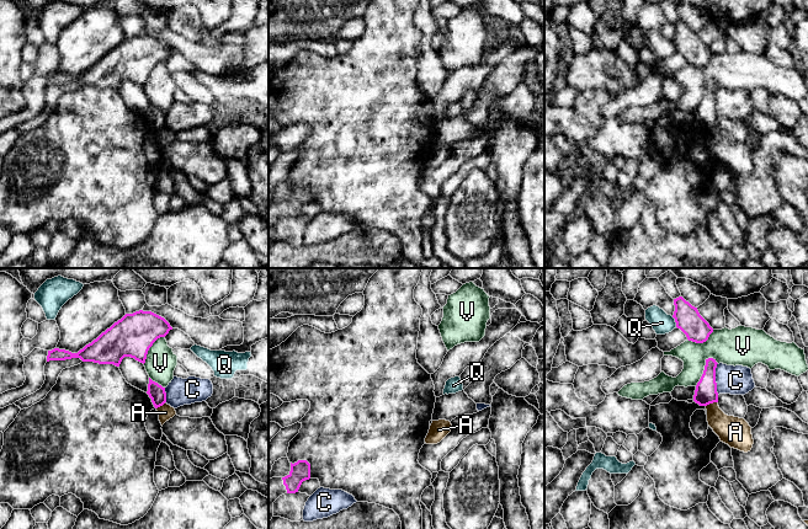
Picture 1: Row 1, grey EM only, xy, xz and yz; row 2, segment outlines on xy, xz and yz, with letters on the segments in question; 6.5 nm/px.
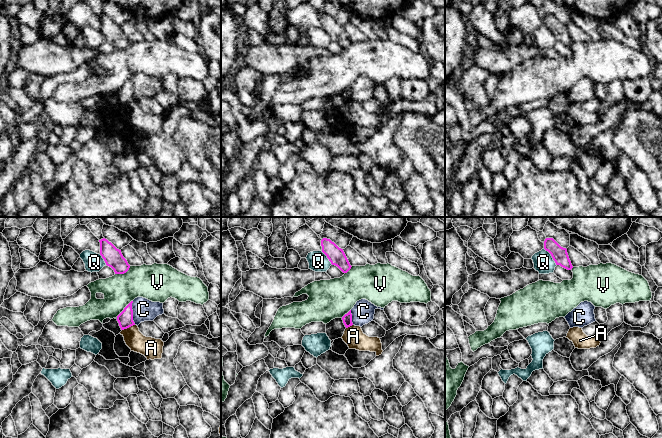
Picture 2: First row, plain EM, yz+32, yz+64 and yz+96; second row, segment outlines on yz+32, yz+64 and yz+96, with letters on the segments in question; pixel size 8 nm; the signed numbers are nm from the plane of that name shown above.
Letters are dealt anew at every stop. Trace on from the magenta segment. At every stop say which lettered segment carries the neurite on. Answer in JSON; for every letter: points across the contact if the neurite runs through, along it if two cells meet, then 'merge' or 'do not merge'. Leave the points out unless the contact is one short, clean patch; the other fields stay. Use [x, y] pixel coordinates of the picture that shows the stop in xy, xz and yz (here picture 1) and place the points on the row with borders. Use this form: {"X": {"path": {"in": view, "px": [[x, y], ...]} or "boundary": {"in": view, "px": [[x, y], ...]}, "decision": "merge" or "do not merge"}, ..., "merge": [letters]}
{"A": {"boundary": {"in": "yz", "px": [[717, 401], [710, 402], [706, 406]]}, "decision": "do not merge"}, "C": {"decision": "do not merge"}, "Q": {"decision": "do not merge"}, "V": {"decision": "do not merge"}, "merge": []}

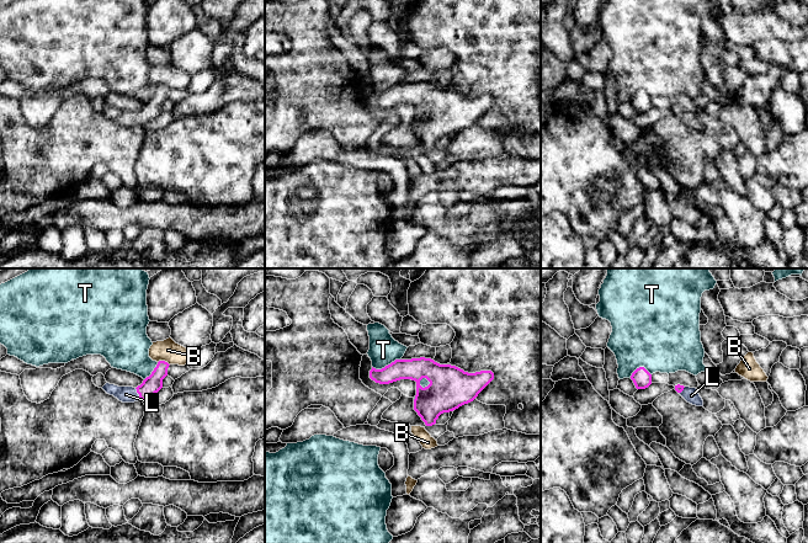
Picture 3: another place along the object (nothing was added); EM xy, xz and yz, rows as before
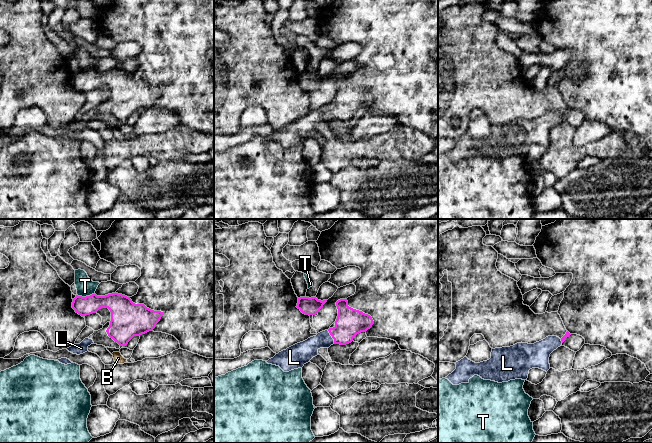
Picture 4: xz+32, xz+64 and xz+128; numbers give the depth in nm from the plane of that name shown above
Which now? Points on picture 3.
{"B": {"decision": "do not merge"}, "L": {"path": {"in": "xy", "px": [[152, 384], [138, 393], [126, 394]]}, "decision": "merge"}, "T": {"decision": "do not merge"}, "merge": ["L"]}

